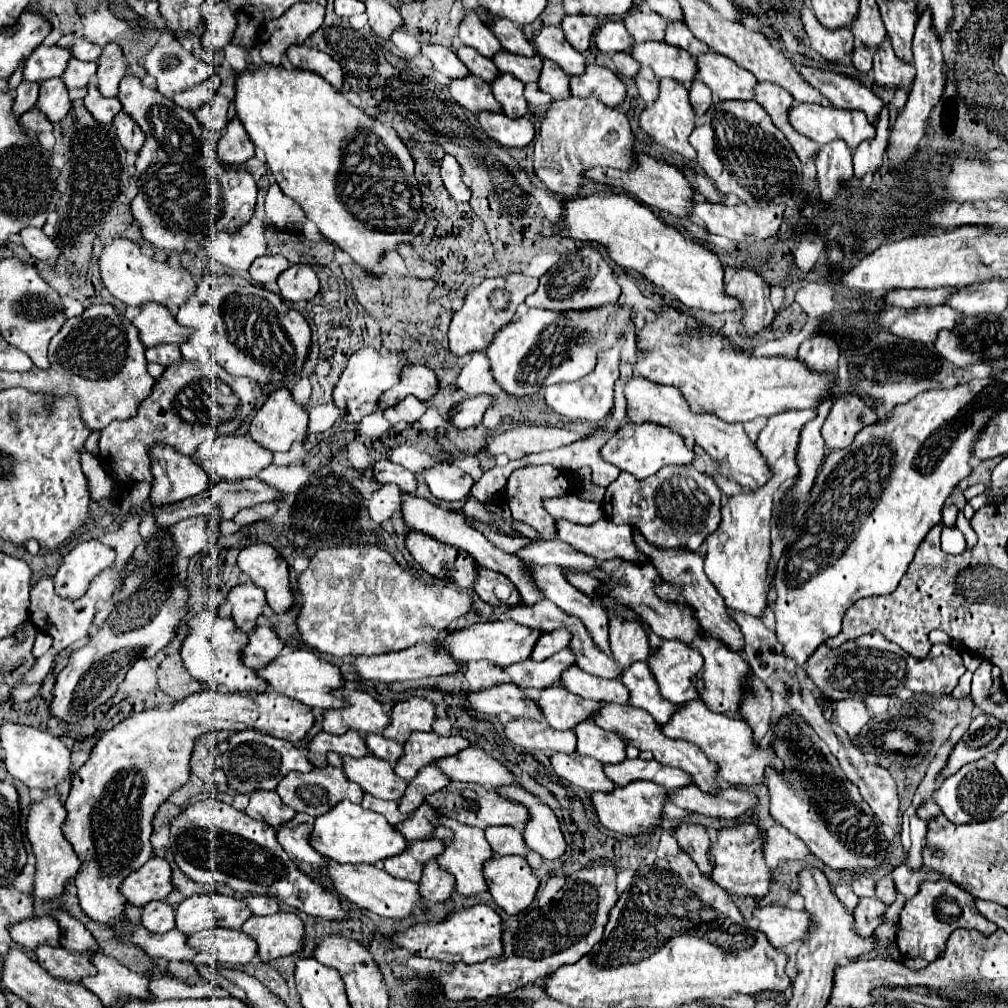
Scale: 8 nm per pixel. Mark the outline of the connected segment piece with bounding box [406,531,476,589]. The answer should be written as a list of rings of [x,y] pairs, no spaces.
[[[408,531],[406,549],[428,575],[446,579],[460,589],[472,587],[476,579],[476,563],[466,551],[442,545],[422,531]]]

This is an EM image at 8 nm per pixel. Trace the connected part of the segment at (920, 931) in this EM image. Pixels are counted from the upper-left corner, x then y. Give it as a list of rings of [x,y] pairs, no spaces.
[[[952,881],[924,883],[920,887],[918,895],[912,897],[900,913],[896,943],[898,943],[902,957],[922,957],[924,961],[932,963],[945,950],[948,936],[954,929],[960,929],[960,927],[976,929],[982,935],[991,935],[998,928],[995,923],[990,923],[984,915],[978,913],[972,895],[964,889],[960,889],[956,883],[952,883]]]

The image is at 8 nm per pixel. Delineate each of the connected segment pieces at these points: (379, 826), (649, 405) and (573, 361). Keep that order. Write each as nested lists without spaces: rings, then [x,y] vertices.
[[[342,801],[342,803],[338,803],[338,807],[328,811],[326,815],[316,817],[310,839],[312,839],[310,841],[312,847],[320,855],[334,859],[336,863],[352,863],[352,865],[356,865],[356,863],[374,865],[388,857],[400,855],[408,847],[406,839],[402,839],[402,835],[398,835],[396,827],[390,825],[384,819],[384,815],[362,809],[360,805],[354,805],[350,801]]]
[[[632,375],[632,379],[624,385],[624,397],[626,397],[626,417],[634,423],[656,423],[670,427],[684,439],[692,439],[696,445],[700,445],[714,461],[726,461],[730,467],[730,477],[742,485],[744,489],[758,489],[762,487],[772,471],[766,463],[766,459],[756,451],[756,445],[748,439],[742,423],[726,423],[714,415],[696,415],[690,411],[686,399],[676,387],[670,385],[658,385],[652,383],[640,375]]]
[[[618,305],[564,313],[528,309],[518,323],[508,323],[502,327],[486,349],[496,383],[510,395],[532,395],[548,385],[582,379],[594,369],[596,351],[614,345],[618,313]]]

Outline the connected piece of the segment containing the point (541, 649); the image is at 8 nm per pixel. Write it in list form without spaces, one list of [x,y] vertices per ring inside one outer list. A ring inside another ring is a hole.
[[[558,629],[558,631],[552,631],[552,633],[544,633],[538,639],[538,643],[536,643],[534,651],[532,651],[532,659],[534,661],[548,659],[550,655],[566,649],[568,643],[570,643],[570,639],[572,639],[572,635],[566,629]]]

